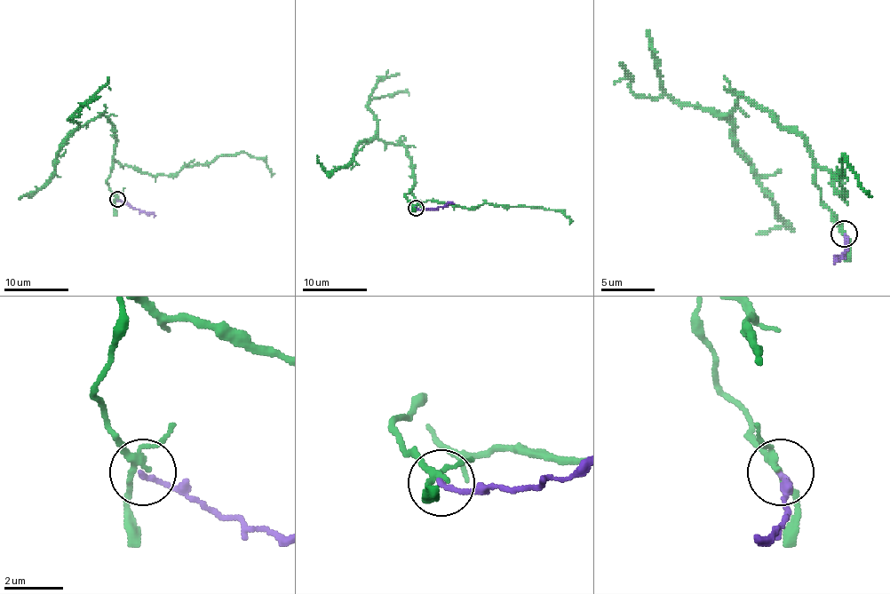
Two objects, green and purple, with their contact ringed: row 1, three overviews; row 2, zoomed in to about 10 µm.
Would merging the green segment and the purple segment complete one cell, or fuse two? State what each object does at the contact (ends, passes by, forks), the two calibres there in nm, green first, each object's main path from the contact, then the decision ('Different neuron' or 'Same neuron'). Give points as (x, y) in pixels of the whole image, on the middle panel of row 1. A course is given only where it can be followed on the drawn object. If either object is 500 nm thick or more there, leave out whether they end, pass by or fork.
At the ring green forks. At the ring purple ends. Thickness 170 nm (green) against 170 nm. Course of green: (415, 207), (406, 195), (414, 184), (414, 164), (402, 146), (363, 140), (333, 171), (317, 155). Course of purple: (415, 208), (433, 209), (452, 201). Same neuron

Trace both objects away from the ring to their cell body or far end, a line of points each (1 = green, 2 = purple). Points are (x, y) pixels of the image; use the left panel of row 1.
1: (116, 198), (107, 180), (115, 129), (104, 115), (98, 115), (65, 145), (54, 173), (19, 199)
2: (116, 199), (154, 217)

